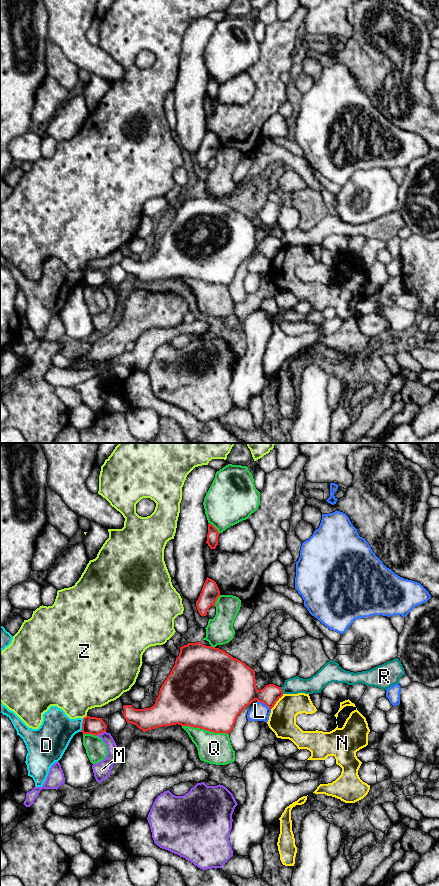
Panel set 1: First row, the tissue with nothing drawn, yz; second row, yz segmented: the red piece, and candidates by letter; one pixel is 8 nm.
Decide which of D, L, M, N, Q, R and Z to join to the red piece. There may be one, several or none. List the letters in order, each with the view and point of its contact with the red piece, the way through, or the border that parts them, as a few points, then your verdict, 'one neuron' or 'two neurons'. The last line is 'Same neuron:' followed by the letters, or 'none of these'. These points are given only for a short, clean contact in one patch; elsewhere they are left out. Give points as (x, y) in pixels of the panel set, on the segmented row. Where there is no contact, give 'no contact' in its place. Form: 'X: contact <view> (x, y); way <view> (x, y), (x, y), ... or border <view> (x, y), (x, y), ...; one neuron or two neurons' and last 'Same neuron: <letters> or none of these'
D: contact yz (82, 725); two neurons
L: contact yz (264, 703); two neurons
M: contact yz (100, 733); two neurons
N: contact yz (277, 700); two neurons
Q: contact yz (205, 729); two neurons
R: contact yz (281, 690); border yz (280, 687), (284, 693); two neurons
Z: contact yz (84, 717); two neurons
Same neuron: none of these

